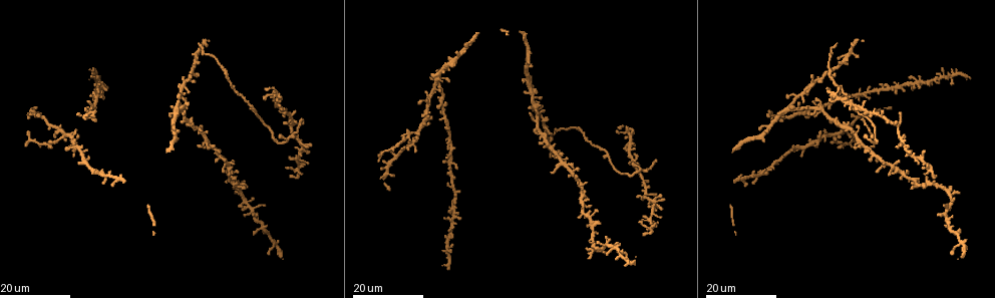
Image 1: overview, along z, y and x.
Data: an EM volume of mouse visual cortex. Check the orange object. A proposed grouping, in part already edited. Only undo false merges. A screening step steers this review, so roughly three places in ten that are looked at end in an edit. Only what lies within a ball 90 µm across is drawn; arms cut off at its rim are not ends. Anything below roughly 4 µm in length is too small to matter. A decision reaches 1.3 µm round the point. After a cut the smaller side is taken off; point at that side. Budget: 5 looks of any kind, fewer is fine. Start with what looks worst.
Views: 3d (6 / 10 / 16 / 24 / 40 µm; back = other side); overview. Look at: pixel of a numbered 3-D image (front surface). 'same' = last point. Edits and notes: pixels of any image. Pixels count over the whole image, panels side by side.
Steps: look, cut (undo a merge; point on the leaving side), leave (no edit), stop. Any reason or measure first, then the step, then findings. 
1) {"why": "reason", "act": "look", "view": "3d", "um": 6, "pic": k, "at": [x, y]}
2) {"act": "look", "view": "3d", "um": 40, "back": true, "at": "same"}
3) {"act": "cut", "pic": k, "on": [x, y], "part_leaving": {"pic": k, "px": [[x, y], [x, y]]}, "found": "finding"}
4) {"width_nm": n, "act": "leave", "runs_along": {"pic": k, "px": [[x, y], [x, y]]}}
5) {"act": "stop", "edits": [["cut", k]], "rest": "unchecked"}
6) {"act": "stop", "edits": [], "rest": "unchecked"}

{"why": "four or more arms meet", "act": "look", "view": "3d", "um": 24, "pic": 1, "at": [871, 111]}

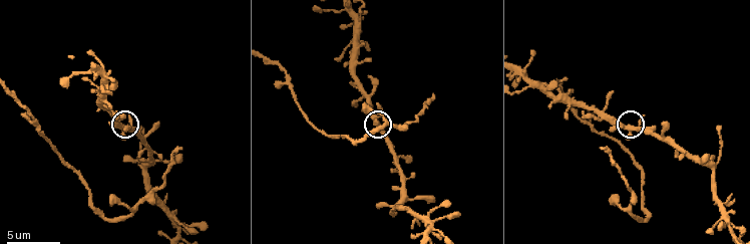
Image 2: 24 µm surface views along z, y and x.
{"act": "look", "view": "3d", "um": 6, "pic": 2, "at": [625, 128]}

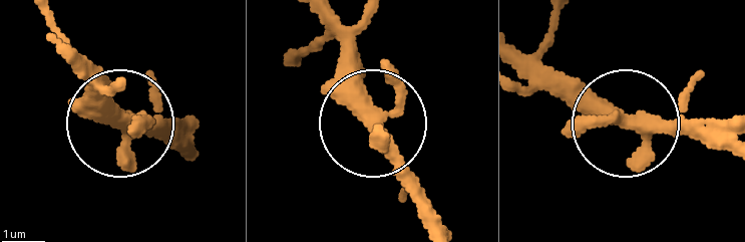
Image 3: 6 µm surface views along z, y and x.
{"act": "look", "view": "3d", "um": 6, "back": true, "pic": 3, "at": [633, 123]}

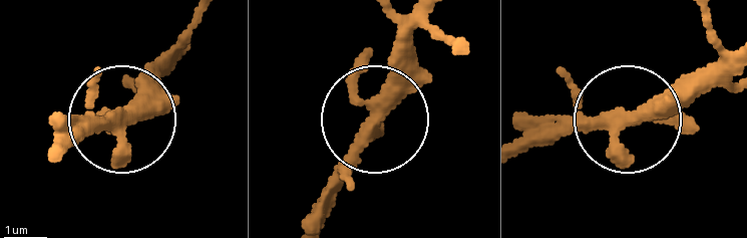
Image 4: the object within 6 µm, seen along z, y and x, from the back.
{"side_arm_um": 18, "act": "leave", "found": "one neuron here"}

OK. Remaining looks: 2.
{"why": "four or more arms meet", "act": "look", "view": "3d", "um": 16, "pic": 1, "at": [651, 228]}

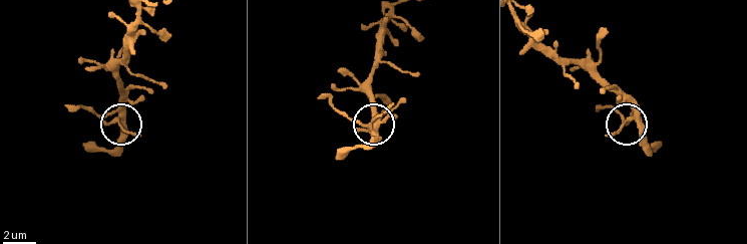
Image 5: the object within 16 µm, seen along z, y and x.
{"act": "look", "view": "3d", "um": 10, "pic": 5, "at": [634, 120]}

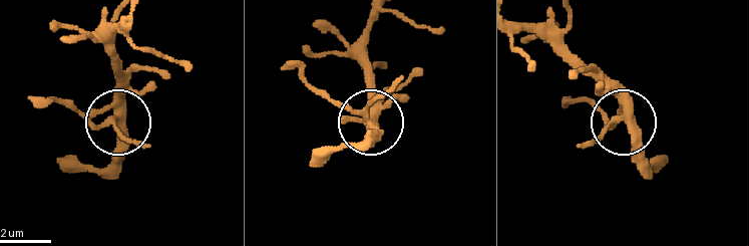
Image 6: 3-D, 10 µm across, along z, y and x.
{"act": "leave", "found": "all the same neuron"}

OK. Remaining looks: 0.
{"act": "stop", "edits": [], "rest": "unchecked"}

